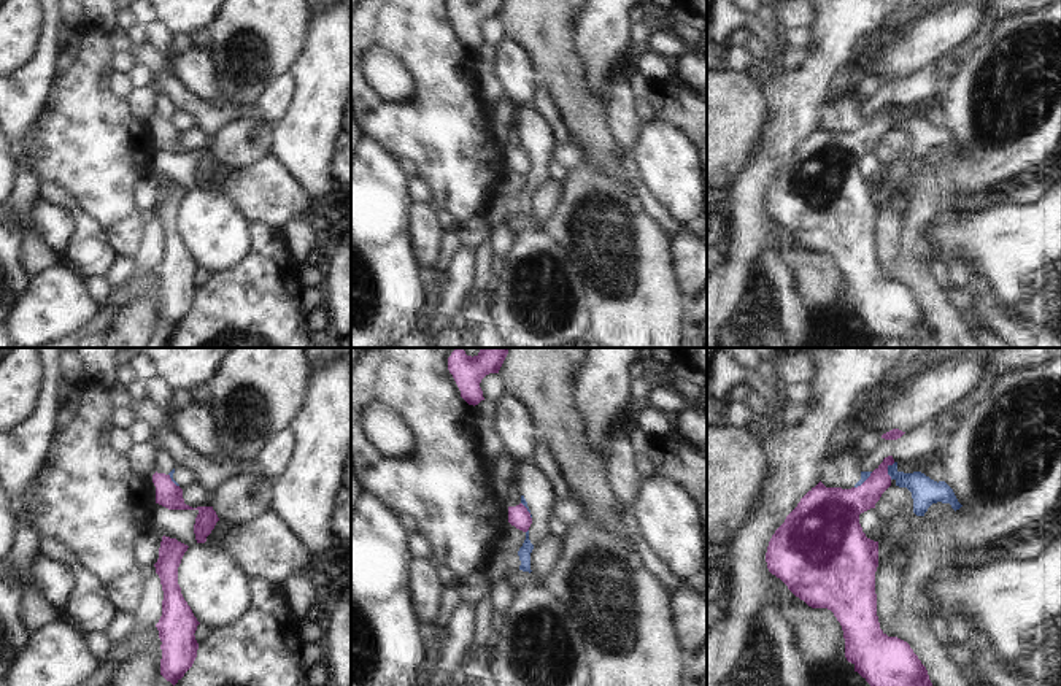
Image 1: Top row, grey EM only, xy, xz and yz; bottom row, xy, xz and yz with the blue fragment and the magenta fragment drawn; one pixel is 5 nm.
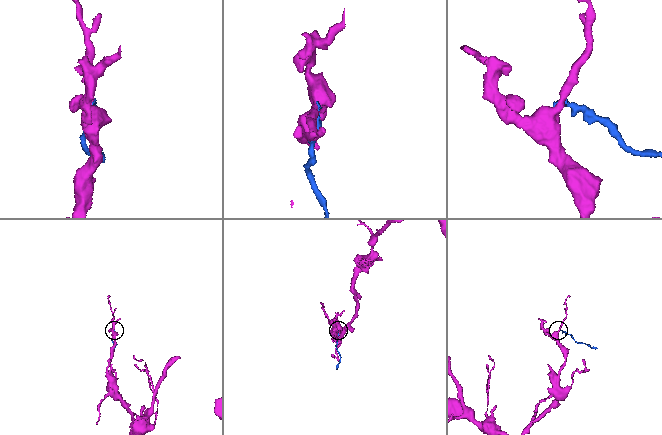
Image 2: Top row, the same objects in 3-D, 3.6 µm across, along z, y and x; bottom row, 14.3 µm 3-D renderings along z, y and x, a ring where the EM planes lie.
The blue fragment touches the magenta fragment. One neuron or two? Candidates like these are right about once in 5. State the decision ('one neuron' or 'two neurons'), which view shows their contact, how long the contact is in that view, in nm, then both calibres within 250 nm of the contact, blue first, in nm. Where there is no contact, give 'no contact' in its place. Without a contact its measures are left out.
two neurons; meets blue in yz; contact 90 nm long; 140 nm thick on the blue side, 140 nm on the other

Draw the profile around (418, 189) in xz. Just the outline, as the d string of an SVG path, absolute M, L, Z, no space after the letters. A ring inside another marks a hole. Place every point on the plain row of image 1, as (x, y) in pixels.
M419 175L410 176L407 189L415 202L429 202L432 198L429 184Z

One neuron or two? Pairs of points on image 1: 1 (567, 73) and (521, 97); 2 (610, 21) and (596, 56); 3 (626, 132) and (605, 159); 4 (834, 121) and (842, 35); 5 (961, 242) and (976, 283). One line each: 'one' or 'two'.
1: two
2: one
3: two
4: two
5: two

